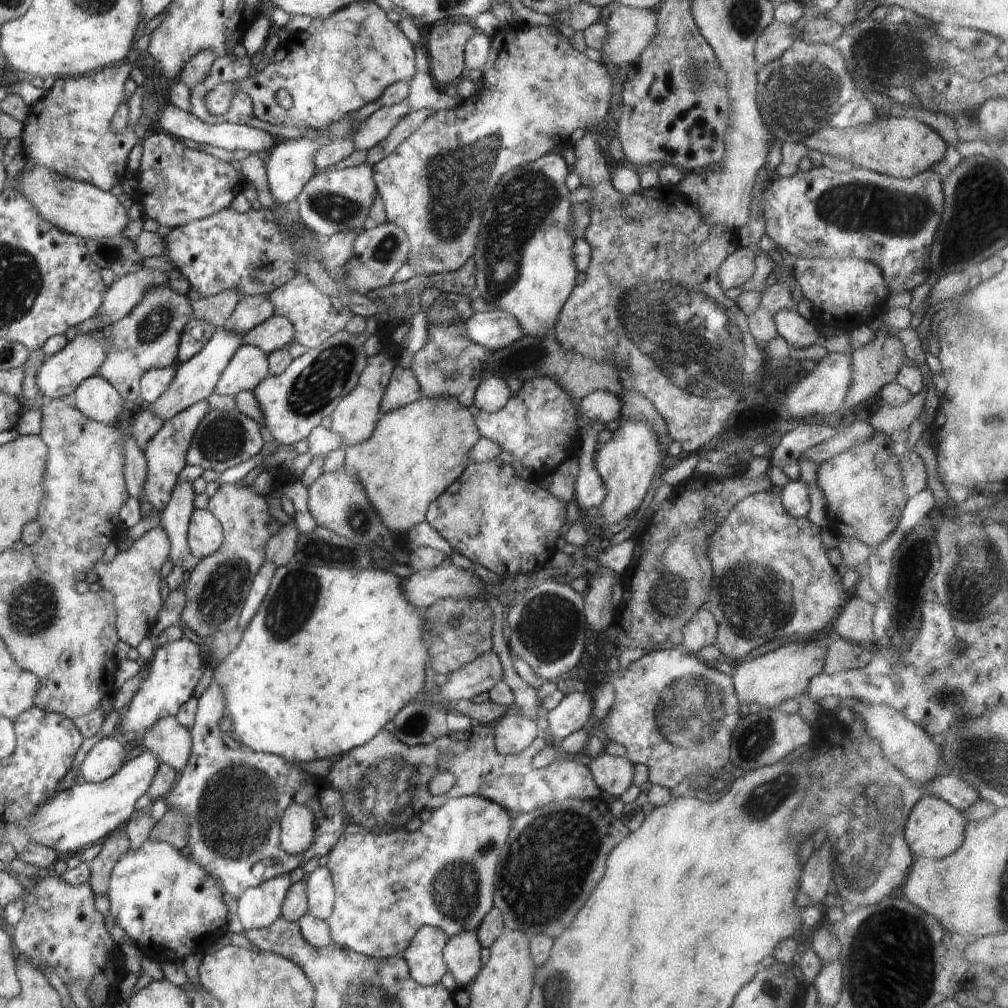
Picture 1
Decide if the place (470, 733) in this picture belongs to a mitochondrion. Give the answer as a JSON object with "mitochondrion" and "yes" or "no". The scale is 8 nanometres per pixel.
{"mitochondrion":"no"}

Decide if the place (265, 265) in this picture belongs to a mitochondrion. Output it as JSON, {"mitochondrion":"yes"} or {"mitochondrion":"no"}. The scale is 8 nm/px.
{"mitochondrion":"no"}

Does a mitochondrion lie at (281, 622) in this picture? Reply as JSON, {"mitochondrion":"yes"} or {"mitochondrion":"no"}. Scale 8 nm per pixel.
{"mitochondrion":"yes"}

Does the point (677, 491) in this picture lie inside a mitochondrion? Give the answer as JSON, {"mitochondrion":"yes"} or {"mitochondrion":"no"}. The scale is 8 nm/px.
{"mitochondrion":"no"}

